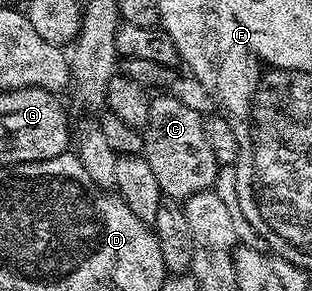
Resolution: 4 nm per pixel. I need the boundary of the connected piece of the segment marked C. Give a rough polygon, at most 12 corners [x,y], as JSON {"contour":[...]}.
{"contour":[[150,100],[143,156],[166,198],[216,186],[202,114]]}

